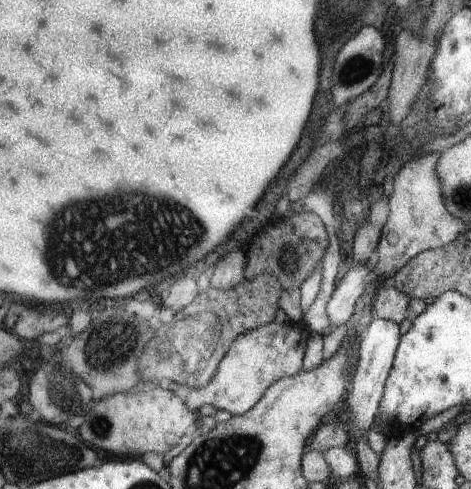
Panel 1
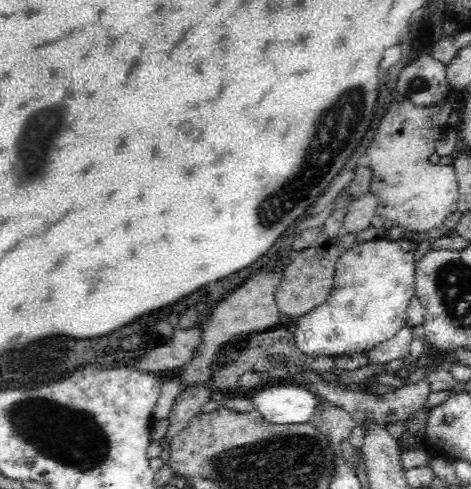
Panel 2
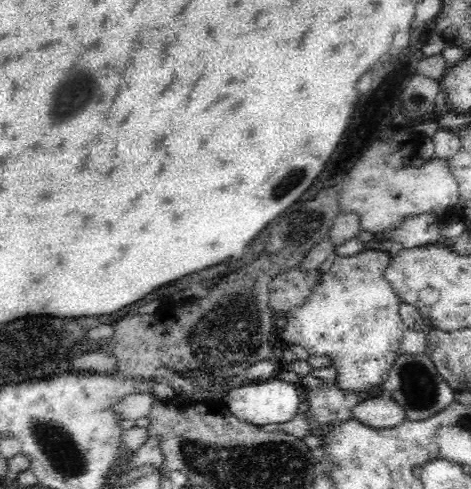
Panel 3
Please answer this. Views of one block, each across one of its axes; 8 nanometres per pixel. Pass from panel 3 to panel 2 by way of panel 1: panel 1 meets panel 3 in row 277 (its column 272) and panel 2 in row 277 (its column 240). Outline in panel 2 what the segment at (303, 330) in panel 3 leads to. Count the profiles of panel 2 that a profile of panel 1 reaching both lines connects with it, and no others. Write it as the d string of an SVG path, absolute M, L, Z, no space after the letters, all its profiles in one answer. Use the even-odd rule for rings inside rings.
M374 238L370 242L362 242L352 246L344 256L340 256L336 264L334 290L324 304L314 308L312 312L296 318L294 340L298 348L314 358L338 358L350 356L358 352L370 352L380 346L384 340L398 334L400 328L406 326L406 308L410 300L416 296L416 260L414 252L406 250L404 240L386 240Z

